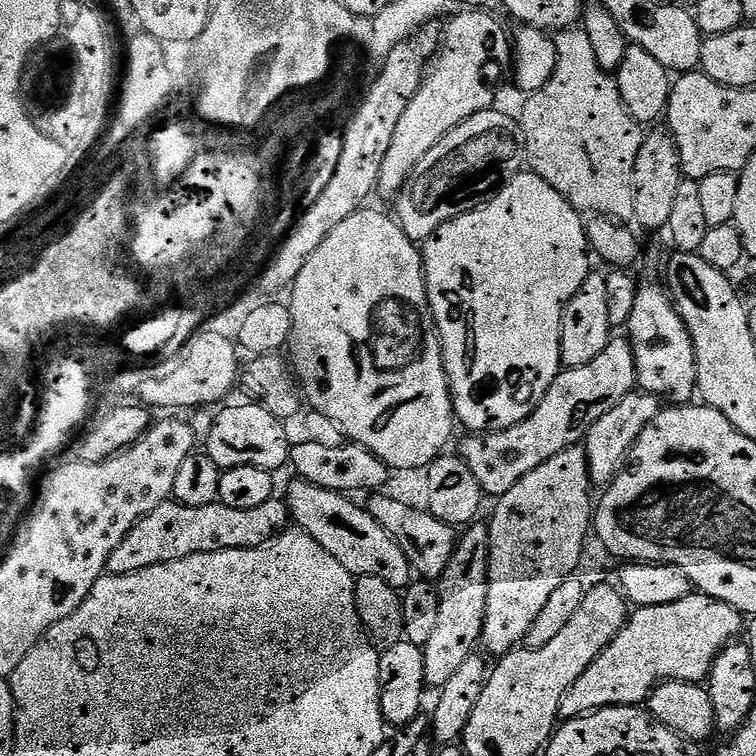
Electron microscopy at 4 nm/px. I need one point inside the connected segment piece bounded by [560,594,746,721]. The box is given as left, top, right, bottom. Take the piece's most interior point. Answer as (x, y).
(682, 641)

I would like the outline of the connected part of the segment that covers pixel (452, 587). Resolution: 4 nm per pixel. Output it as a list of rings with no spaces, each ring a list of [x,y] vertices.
[[[476,522],[459,533],[456,549],[438,581],[438,626],[430,642],[424,644],[426,658],[426,685],[439,690],[450,682],[455,672],[477,651],[484,634],[486,594],[488,593],[488,525]]]

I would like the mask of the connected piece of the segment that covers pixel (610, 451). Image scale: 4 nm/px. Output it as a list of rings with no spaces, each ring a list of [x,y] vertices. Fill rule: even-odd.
[[[633,390],[629,396],[622,398],[614,410],[609,410],[590,426],[588,435],[582,441],[582,447],[588,459],[588,479],[596,486],[607,486],[620,473],[629,456],[632,447],[638,442],[642,430],[662,410],[662,401],[658,396],[651,396],[649,392]]]

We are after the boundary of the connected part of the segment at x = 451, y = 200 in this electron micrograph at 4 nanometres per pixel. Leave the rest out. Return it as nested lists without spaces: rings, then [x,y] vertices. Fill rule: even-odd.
[[[496,111],[474,114],[469,120],[447,132],[438,142],[438,146],[427,152],[408,175],[402,190],[394,198],[394,219],[413,242],[429,240],[438,230],[438,226],[490,202],[490,198],[497,196],[525,167],[523,130],[513,117],[511,120],[506,113]]]

